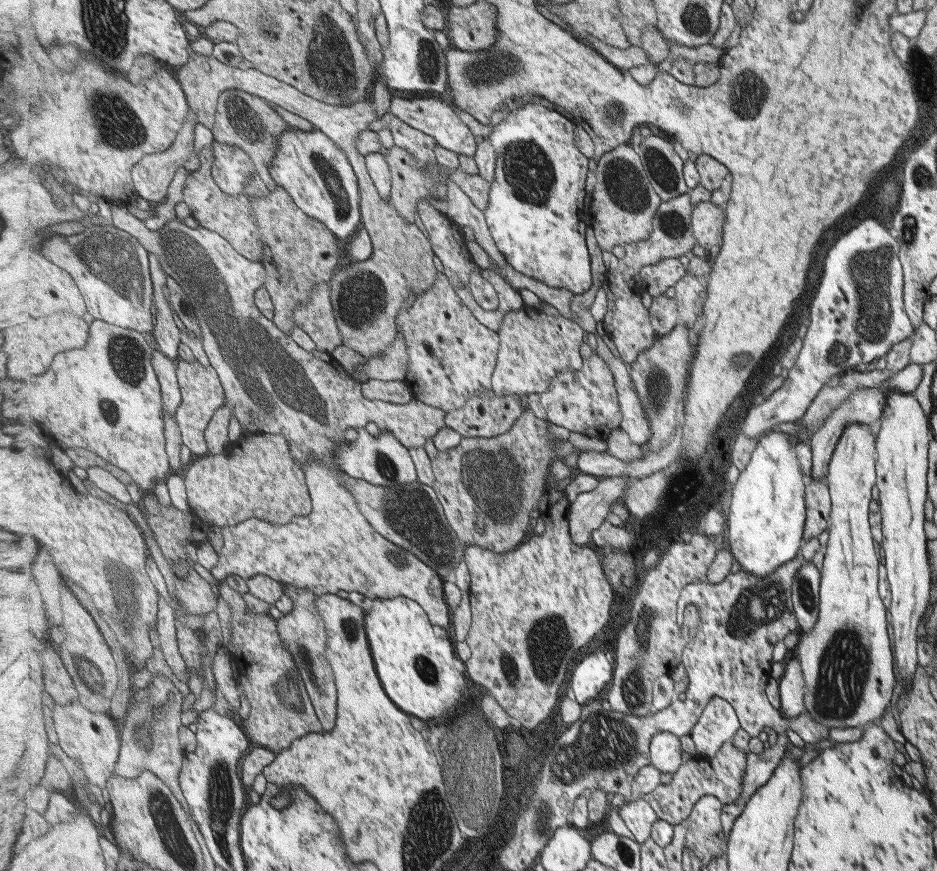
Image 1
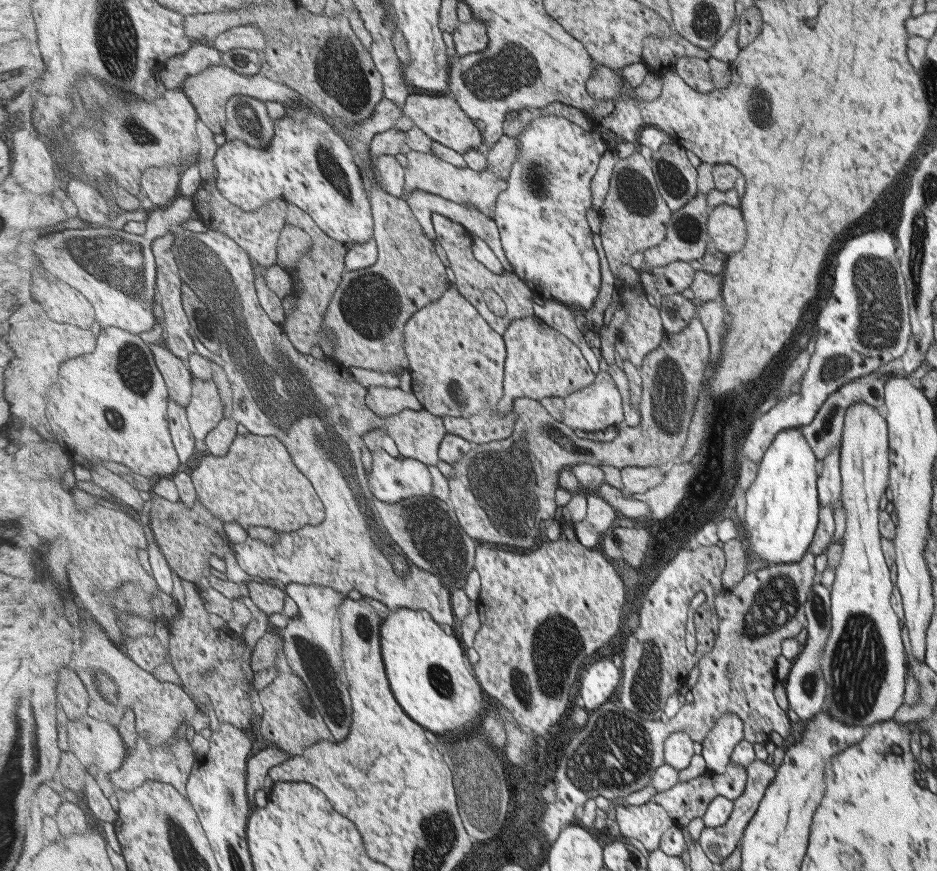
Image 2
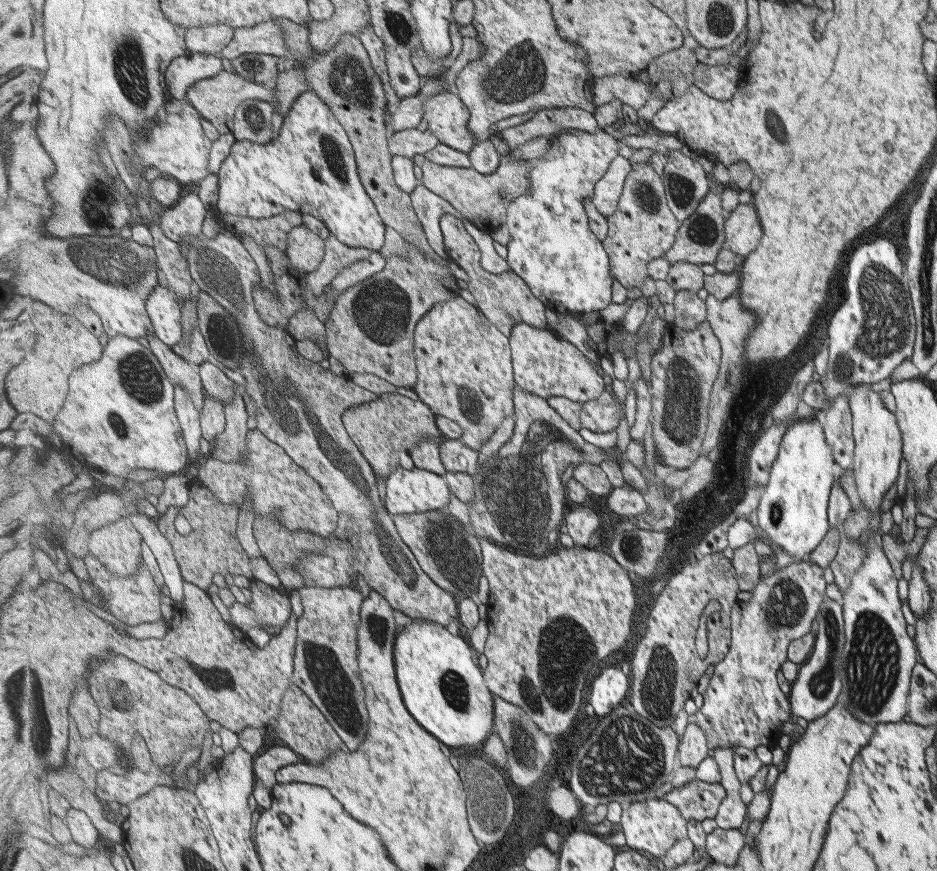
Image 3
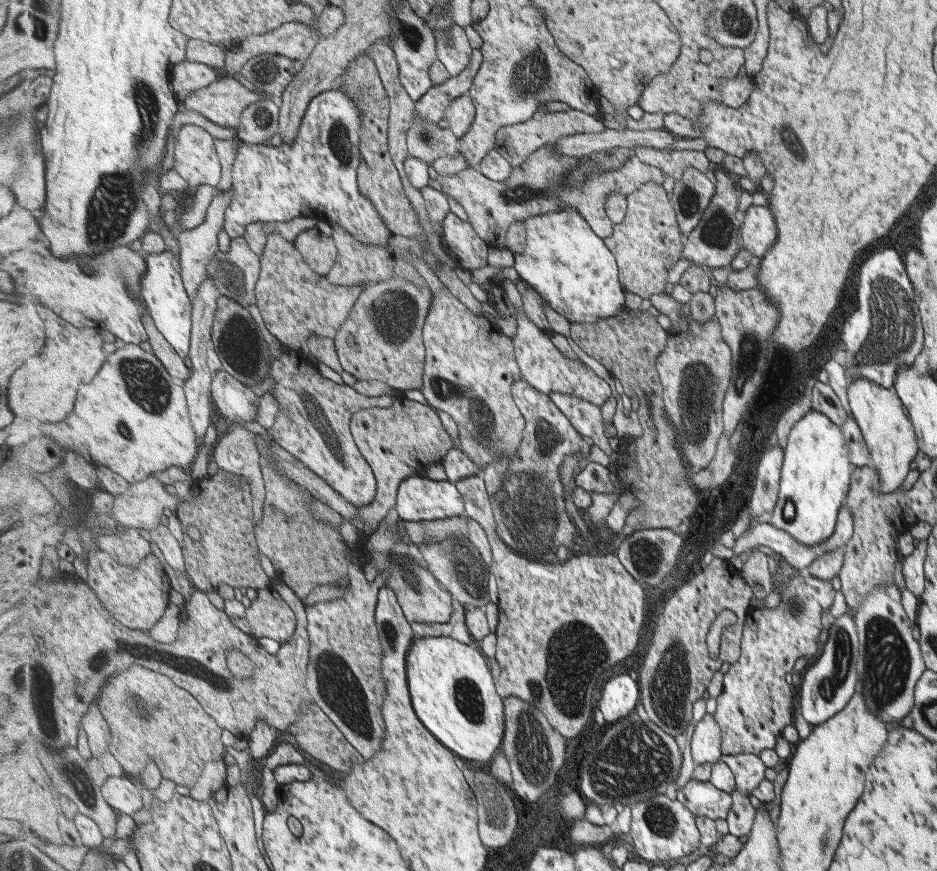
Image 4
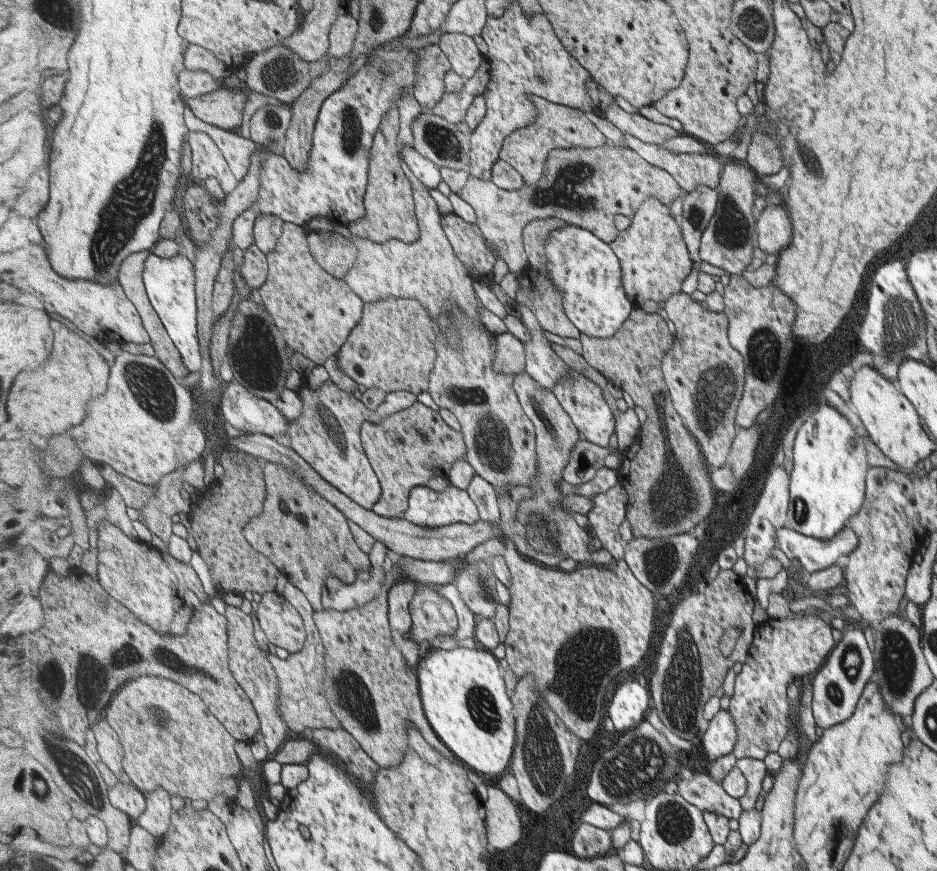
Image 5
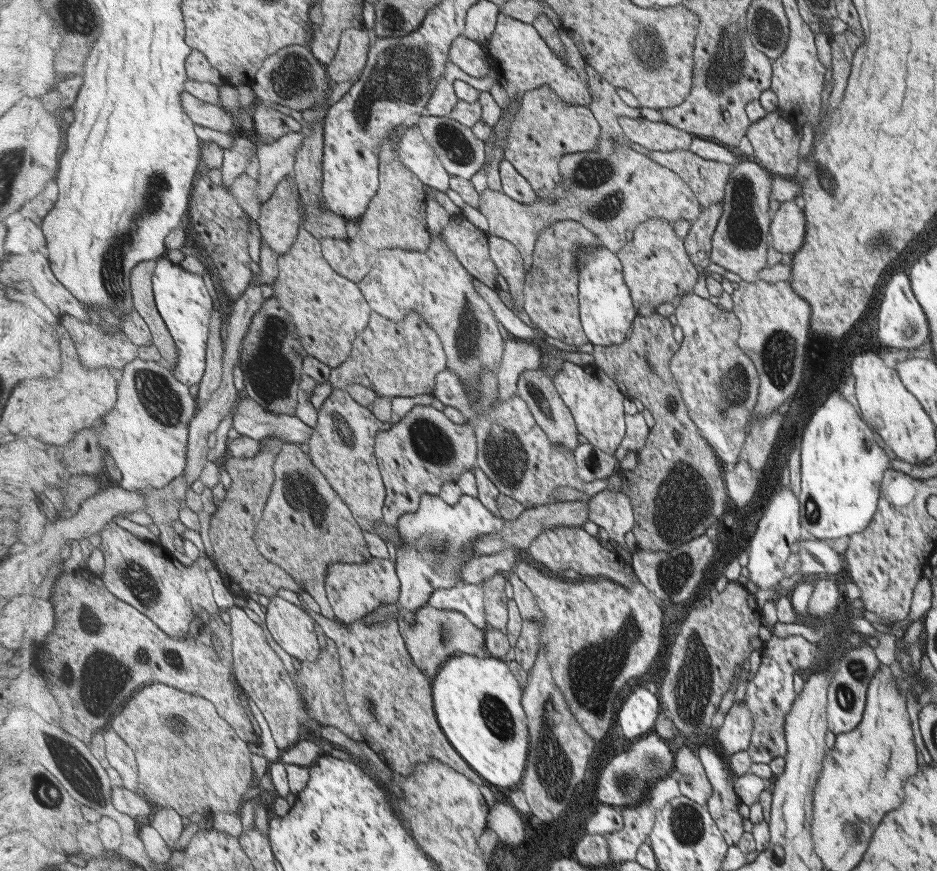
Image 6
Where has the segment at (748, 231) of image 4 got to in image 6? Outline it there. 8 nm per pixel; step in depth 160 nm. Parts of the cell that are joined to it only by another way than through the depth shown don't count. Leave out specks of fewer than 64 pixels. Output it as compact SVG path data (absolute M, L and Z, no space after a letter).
M781 202L777 211L770 217L770 246L781 254L793 253L801 245L805 234L805 218L797 204Z

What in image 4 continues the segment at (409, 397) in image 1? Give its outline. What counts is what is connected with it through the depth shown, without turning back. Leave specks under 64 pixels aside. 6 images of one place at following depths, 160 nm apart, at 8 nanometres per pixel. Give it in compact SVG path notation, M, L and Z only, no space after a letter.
M401 396L389 408L363 408L353 415L351 431L354 440L372 467L378 482L378 491L372 503L360 507L358 516L349 519L367 534L377 530L379 522L396 508L398 490L407 478L417 475L415 468L425 468L428 464L442 462L451 449L457 448L438 412L433 406Z

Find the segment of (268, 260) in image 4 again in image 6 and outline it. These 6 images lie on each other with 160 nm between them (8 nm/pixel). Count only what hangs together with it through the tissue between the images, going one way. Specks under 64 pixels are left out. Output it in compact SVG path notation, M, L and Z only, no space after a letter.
M300 227L299 236L291 250L280 255L279 268L279 276L273 284L273 297L278 298L282 307L287 309L292 316L304 349L311 356L317 357L321 362L328 364L332 369L341 366L353 352L354 341L358 334L370 324L373 313L361 287L358 283L339 274L331 266L331 263L324 257L321 240L302 227Z

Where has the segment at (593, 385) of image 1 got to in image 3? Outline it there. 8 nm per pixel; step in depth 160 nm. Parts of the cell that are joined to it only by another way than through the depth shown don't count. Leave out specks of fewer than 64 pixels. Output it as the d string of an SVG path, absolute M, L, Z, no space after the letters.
M607 388L597 400L583 404L579 420L583 428L593 433L616 432L623 422L623 408L623 402L613 388Z

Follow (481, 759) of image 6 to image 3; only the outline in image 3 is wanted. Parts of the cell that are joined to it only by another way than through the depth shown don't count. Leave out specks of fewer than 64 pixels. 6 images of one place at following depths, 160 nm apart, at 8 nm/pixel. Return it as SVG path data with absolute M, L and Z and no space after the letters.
M421 619L403 626L394 655L403 700L423 728L447 746L479 746L486 742L487 732L493 733L495 700L473 647L441 624Z

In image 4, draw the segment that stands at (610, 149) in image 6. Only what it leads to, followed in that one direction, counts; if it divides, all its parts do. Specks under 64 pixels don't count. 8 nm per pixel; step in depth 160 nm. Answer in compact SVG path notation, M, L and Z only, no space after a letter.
M545 145L537 149L522 166L514 167L512 175L504 182L487 178L475 168L467 168L453 176L437 175L436 184L447 196L453 196L462 204L469 216L469 222L478 235L491 247L507 249L507 232L510 226L525 218L535 217L555 211L569 209L570 206L590 223L591 228L602 238L609 238L616 225L608 216L605 207L610 194L618 192L623 196L631 196L636 190L649 183L663 186L665 173L656 166L644 163L636 154L619 169L601 169L585 177L578 187L566 187L568 172L580 164L580 157L572 157L559 151L553 145Z

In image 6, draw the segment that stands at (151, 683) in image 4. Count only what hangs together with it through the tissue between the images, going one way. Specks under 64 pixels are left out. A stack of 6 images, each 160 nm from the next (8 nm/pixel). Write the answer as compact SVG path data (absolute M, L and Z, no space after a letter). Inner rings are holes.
M151 684L133 696L131 706L123 708L117 716L113 717L110 727L125 740L126 744L129 744L131 750L135 751L135 760L139 766L139 772L137 772L139 789L148 796L149 802L152 800L157 806L174 808L179 816L184 817L189 817L195 812L203 816L212 816L217 812L236 812L239 815L241 812L245 804L245 794L254 786L251 783L253 770L255 770L251 764L252 750L249 743L238 735L232 724L219 716L217 708L208 699L181 692L165 684ZM179 726L183 726L181 730L187 732L185 738L189 738L195 752L187 747L182 739L175 736Z

